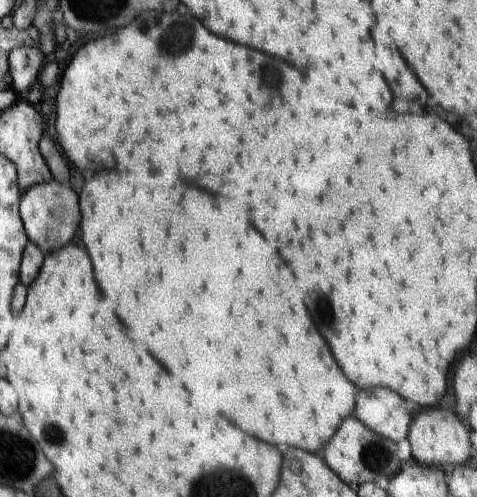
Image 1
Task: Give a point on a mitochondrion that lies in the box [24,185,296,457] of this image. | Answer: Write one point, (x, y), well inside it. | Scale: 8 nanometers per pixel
(53, 434)

